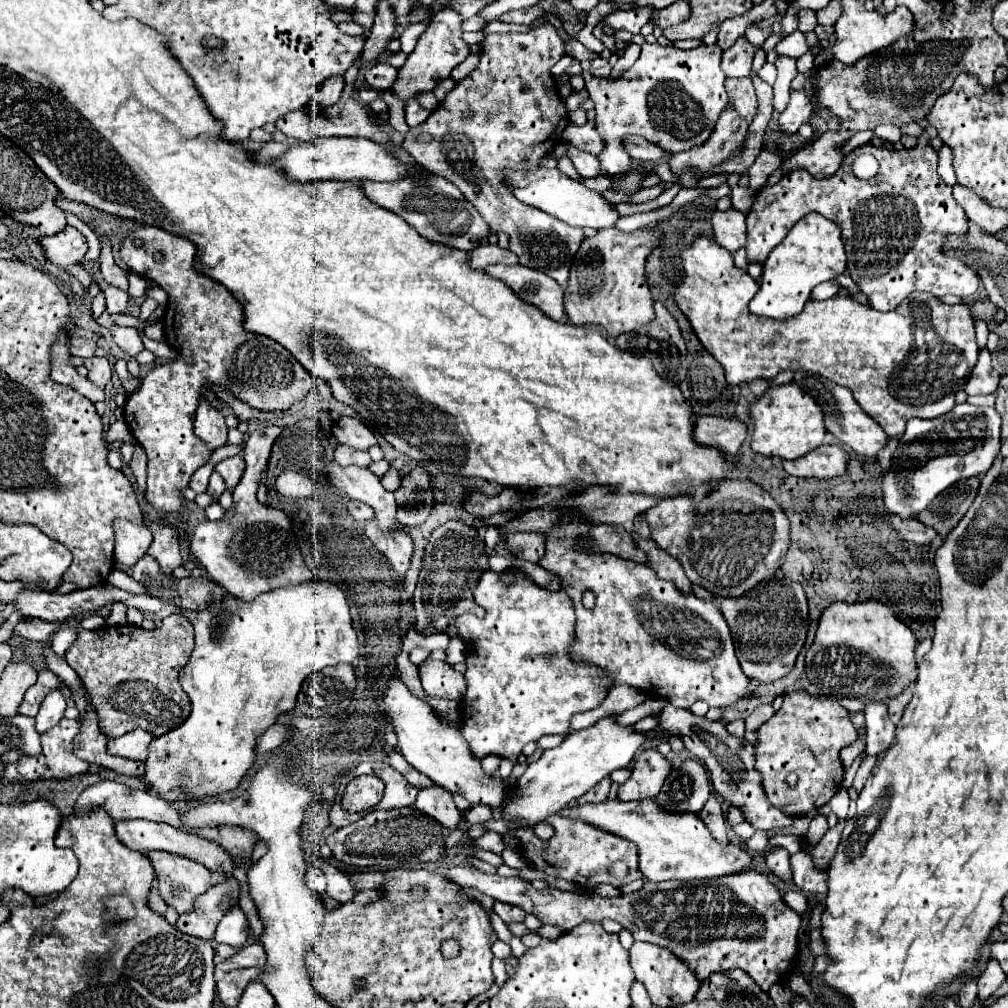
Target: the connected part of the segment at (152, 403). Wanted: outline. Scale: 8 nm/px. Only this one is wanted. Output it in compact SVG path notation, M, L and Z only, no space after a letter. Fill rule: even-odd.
M140 226L134 232L130 232L128 238L124 240L124 246L120 248L120 256L136 274L152 280L154 284L164 288L168 294L168 306L166 306L162 324L164 324L164 330L168 330L166 332L168 344L174 346L174 350L178 352L178 358L170 364L152 368L142 378L142 384L128 396L128 400L124 404L124 418L134 434L134 438L146 450L146 456L148 456L146 500L150 502L150 506L154 510L160 510L164 514L166 512L180 512L186 502L182 492L186 490L190 476L200 466L204 466L212 456L212 450L208 448L208 444L202 442L192 430L194 412L196 412L196 406L202 396L202 386L208 382L220 384L224 390L232 392L236 398L248 402L252 408L258 408L258 410L288 410L294 402L300 402L302 398L306 398L306 394L314 386L314 378L284 346L280 346L278 342L274 342L266 336L256 336L256 334L244 330L242 306L220 282L214 282L212 278L200 274L194 268L196 246L188 238L176 236L176 234L166 232L158 226ZM132 238L142 238L144 246L140 246L140 248L134 246ZM154 250L160 250L164 254L162 262L154 260Z

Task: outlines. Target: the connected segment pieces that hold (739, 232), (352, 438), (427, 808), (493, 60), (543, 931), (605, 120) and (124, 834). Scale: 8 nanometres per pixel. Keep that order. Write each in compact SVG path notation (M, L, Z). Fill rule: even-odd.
M734 208L726 212L714 212L712 216L714 240L730 254L746 246L746 216Z
M342 416L334 426L332 426L332 436L340 444L348 444L358 450L368 450L372 444L376 444L374 432L360 420L360 418L348 418Z
M430 786L418 792L416 808L432 818L436 818L444 826L458 826L460 824L460 812L452 800L452 794L444 790L442 786Z
M552 24L532 32L488 34L482 40L484 54L478 68L454 86L424 124L410 128L402 142L402 148L428 172L444 176L460 188L492 232L510 236L510 250L518 256L522 266L542 270L562 288L566 288L570 264L584 240L584 232L512 198L512 190L508 190L508 182L504 182L504 170L538 168L540 160L560 142L570 122L550 72L566 54L564 46L566 42ZM462 108L472 108L474 116L462 118L462 114L458 114ZM420 132L430 132L434 140L430 144L418 144L416 136Z
M542 924L538 928L538 932L540 932L540 936L550 938L550 940L556 940L556 938L560 938L564 934L564 930L560 926L556 926L556 924Z
M645 42L636 65L637 78L590 78L586 80L588 96L594 102L596 126L606 142L606 150L598 154L602 172L616 178L628 172L632 158L620 146L622 136L638 134L658 144L664 152L674 154L700 146L714 130L716 120L728 106L724 90L726 74L720 68L720 46L698 46L680 50L674 46L660 46Z
M120 820L120 822L116 822L116 834L128 848L138 850L138 852L150 852L150 850L174 852L174 854L180 854L180 856L186 856L190 860L196 860L196 862L204 864L214 874L232 876L234 870L236 870L236 864L232 862L230 854L224 852L224 848L220 844L216 844L212 840L206 840L206 838L200 838L192 832L176 830L168 824L156 824L156 822L150 822L150 820Z

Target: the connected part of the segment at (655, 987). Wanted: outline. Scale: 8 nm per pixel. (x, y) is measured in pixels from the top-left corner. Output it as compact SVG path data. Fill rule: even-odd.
M634 942L630 948L630 966L632 972L636 976L636 980L640 980L648 994L656 994L658 1002L656 1004L684 1004L684 1002L692 1002L696 998L696 992L700 988L698 980L692 976L692 972L688 970L688 966L676 958L670 950L664 950L660 946L652 946L648 942Z

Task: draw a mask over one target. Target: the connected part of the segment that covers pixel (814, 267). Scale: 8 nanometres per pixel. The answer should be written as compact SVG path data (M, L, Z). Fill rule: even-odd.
M816 212L806 214L792 226L786 238L768 254L764 262L762 284L758 294L750 302L750 310L756 316L768 316L778 320L792 318L800 314L816 284L832 280L844 270L846 270L846 252L844 242L840 238L840 228L822 214Z

